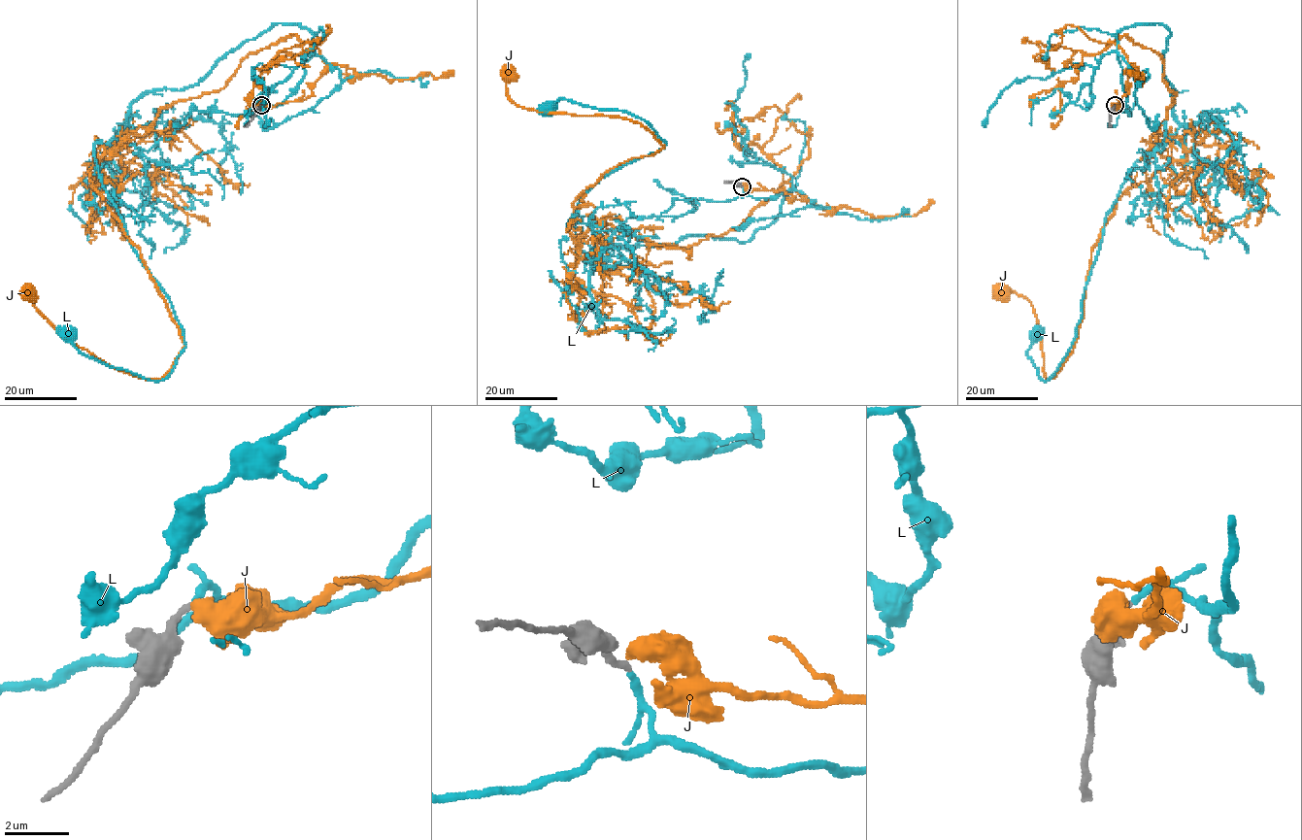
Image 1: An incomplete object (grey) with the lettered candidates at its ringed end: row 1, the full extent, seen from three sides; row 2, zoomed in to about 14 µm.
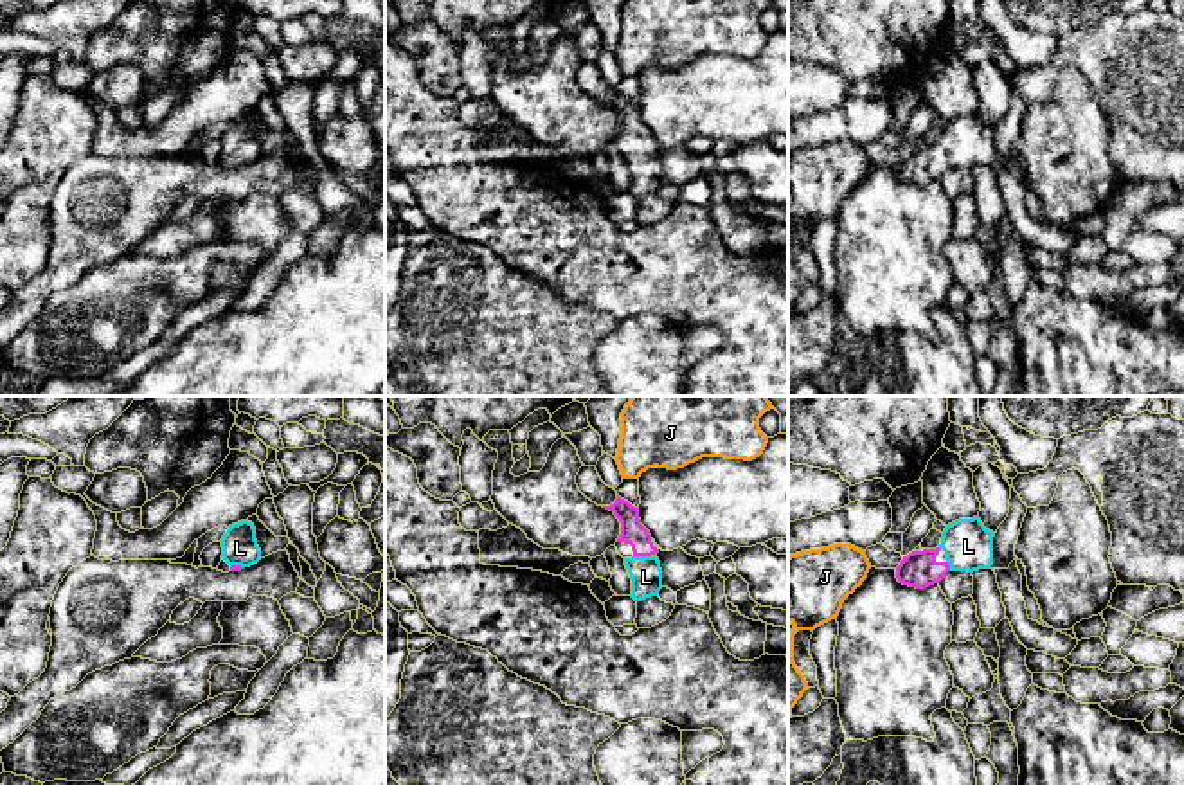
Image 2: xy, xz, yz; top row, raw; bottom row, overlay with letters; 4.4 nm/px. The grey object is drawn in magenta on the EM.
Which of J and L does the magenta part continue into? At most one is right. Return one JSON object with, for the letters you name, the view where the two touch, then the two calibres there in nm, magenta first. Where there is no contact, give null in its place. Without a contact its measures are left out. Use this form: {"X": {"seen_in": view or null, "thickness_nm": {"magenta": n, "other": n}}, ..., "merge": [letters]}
{"L": {"seen_in": "xz", "thickness_nm": {"magenta": 110, "other": 140}}, "merge": ["L"]}

